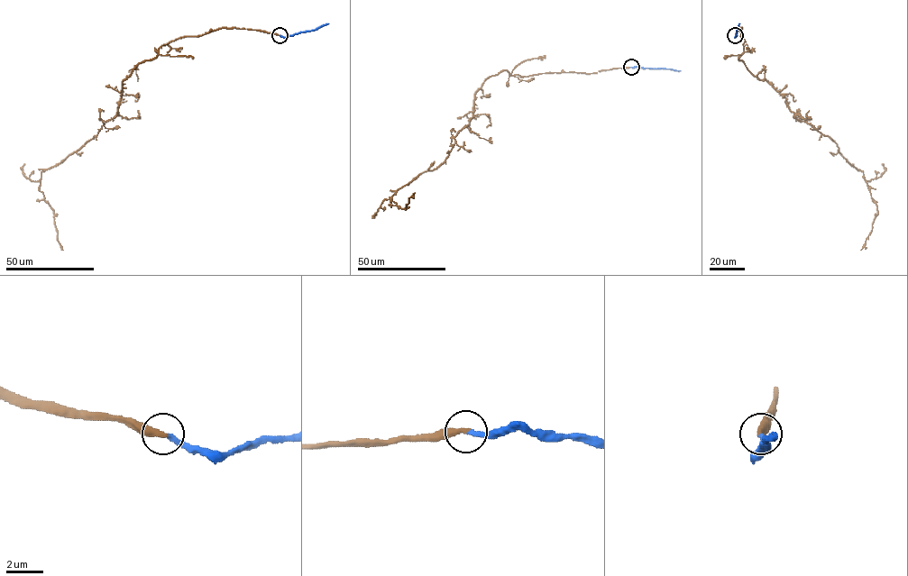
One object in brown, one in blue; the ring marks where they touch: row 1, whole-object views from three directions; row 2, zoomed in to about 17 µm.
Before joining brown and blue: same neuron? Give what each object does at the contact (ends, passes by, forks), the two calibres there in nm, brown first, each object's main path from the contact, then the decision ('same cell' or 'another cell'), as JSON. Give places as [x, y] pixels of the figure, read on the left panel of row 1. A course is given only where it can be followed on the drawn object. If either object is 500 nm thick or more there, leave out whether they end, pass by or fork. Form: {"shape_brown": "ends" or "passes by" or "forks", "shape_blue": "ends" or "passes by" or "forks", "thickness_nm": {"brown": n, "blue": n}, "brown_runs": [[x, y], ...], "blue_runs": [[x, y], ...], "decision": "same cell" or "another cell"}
{"shape_brown": "ends", "shape_blue": "ends", "thickness_nm": {"brown": 360, "blue": 260}, "brown_runs": [[279, 35], [220, 28], [170, 41], [141, 62], [123, 80], [118, 113], [41, 173], [39, 190], [62, 250]], "blue_runs": [[279, 35], [286, 37], [313, 31], [329, 23]], "decision": "same cell"}

